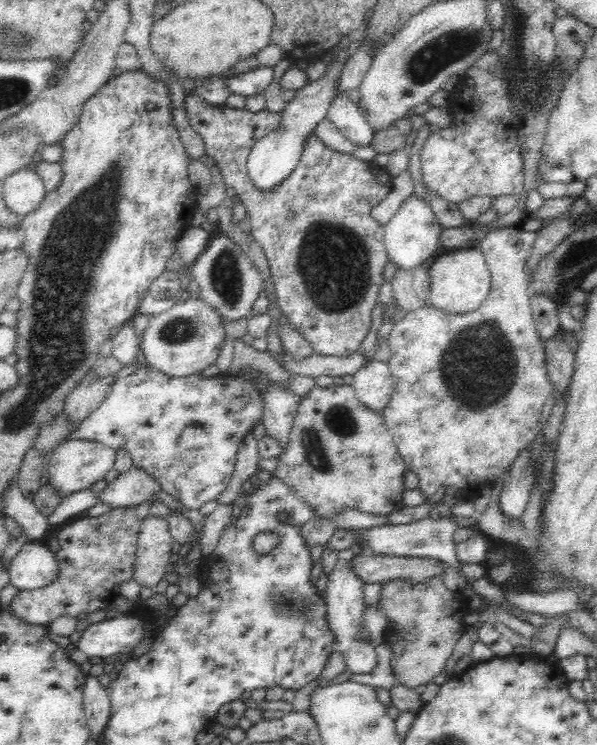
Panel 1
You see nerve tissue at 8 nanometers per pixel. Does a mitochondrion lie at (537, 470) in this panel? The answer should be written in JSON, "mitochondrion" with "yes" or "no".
{"mitochondrion":"no"}

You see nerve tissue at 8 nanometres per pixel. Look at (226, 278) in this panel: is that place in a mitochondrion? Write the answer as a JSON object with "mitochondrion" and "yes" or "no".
{"mitochondrion":"yes"}

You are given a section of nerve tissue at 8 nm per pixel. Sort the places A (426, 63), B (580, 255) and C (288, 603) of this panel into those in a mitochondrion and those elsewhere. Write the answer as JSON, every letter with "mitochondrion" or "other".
{"A":"mitochondrion","B":"mitochondrion","C":"mitochondrion"}

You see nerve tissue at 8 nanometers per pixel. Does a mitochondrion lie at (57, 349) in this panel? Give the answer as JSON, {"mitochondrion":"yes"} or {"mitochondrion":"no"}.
{"mitochondrion":"yes"}

